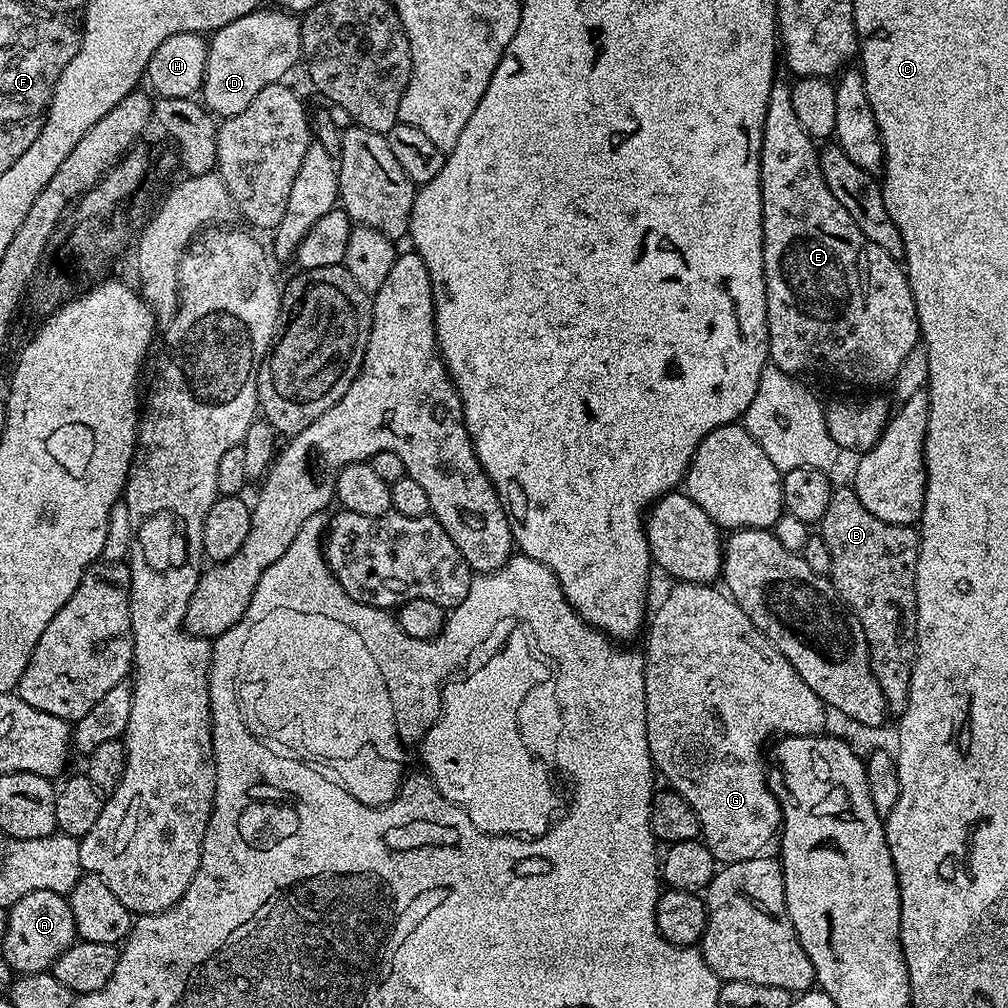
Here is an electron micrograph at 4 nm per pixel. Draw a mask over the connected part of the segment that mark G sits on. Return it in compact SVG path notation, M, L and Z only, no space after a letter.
M676 582L673 588L664 596L664 601L656 608L656 613L651 613L646 624L646 636L648 632L648 645L642 648L644 655L644 681L646 682L646 738L650 746L652 762L657 773L660 772L668 779L667 787L686 798L698 814L700 823L700 836L705 846L714 854L714 858L721 865L734 862L746 862L750 858L761 855L768 843L773 843L780 827L780 803L776 801L769 781L766 779L766 745L773 738L785 736L814 736L825 731L824 723L830 717L829 709L820 701L818 694L802 682L798 670L790 666L790 662L780 651L772 645L766 637L746 618L744 611L738 607L727 591L721 590L712 584L685 584Z

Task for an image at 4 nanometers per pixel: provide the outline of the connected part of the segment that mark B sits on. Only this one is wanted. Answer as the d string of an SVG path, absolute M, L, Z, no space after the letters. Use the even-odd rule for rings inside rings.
M845 486L845 488L837 487L835 491L833 491L832 497L830 498L830 506L826 506L826 514L819 522L818 534L823 538L826 542L826 547L830 550L830 566L832 567L830 579L832 585L836 588L840 599L843 600L848 609L858 618L858 622L866 634L870 670L874 674L878 686L882 688L882 694L886 698L886 706L888 707L889 713L891 713L893 717L899 718L906 710L906 702L910 698L912 663L916 660L916 567L918 566L918 554L920 553L919 531L917 531L915 527L906 524L891 524L890 522L882 522L882 518L874 518L874 514L870 514L870 510L866 510L866 506L862 506L862 502L858 502L858 494L855 488Z

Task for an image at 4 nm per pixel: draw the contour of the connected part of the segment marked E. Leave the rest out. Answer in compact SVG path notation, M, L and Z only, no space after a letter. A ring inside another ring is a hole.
M780 82L773 83L768 105L766 106L766 118L762 130L762 150L760 151L760 193L762 194L762 230L764 231L764 281L766 282L766 314L768 315L768 354L771 363L777 364L782 371L788 372L793 378L799 377L799 372L808 372L812 367L816 367L821 368L824 372L829 372L832 376L845 376L846 379L853 380L856 384L887 385L894 378L894 374L898 374L898 366L902 366L906 354L910 354L910 350L914 350L914 346L921 343L920 323L916 317L914 298L908 285L908 274L904 271L901 261L897 257L886 254L886 250L882 250L882 246L874 246L874 242L870 242L870 238L866 238L866 234L862 234L862 230L858 230L858 222L854 222L854 218L850 218L850 214L846 214L846 210L838 203L838 198L834 198L834 194L830 194L830 186L826 186L826 178L822 178L820 153L817 145L812 137L806 134L806 130L802 130L802 122L798 122L798 114L794 114L792 89L787 83L785 85L780 84Z

